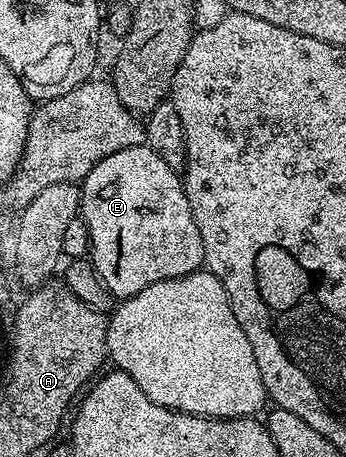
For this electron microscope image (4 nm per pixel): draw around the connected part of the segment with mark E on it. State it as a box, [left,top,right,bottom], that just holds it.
[79,144,205,299]

